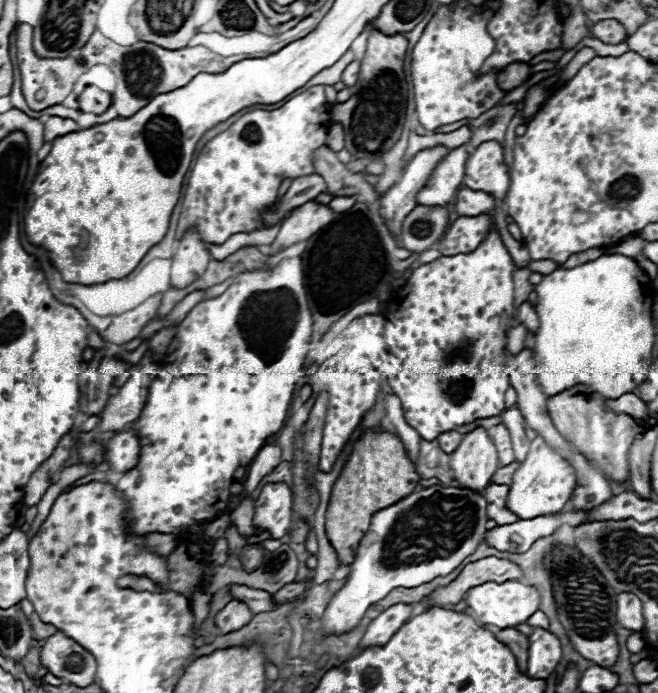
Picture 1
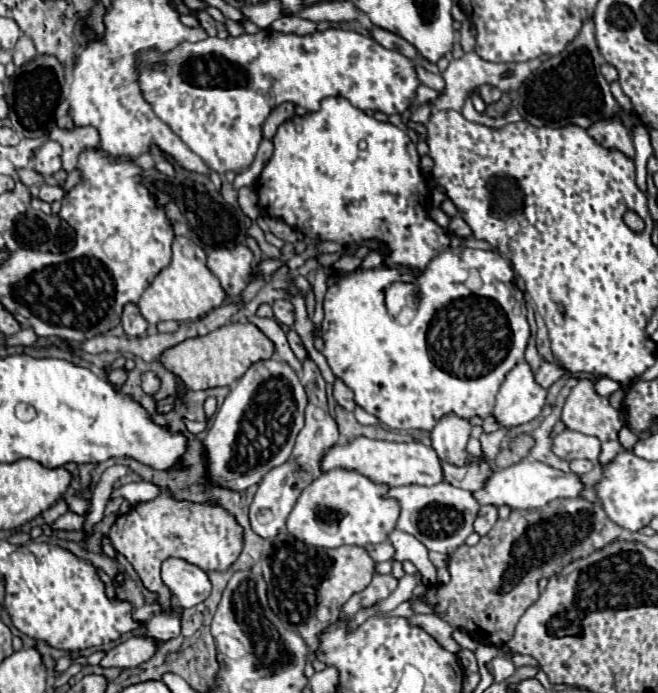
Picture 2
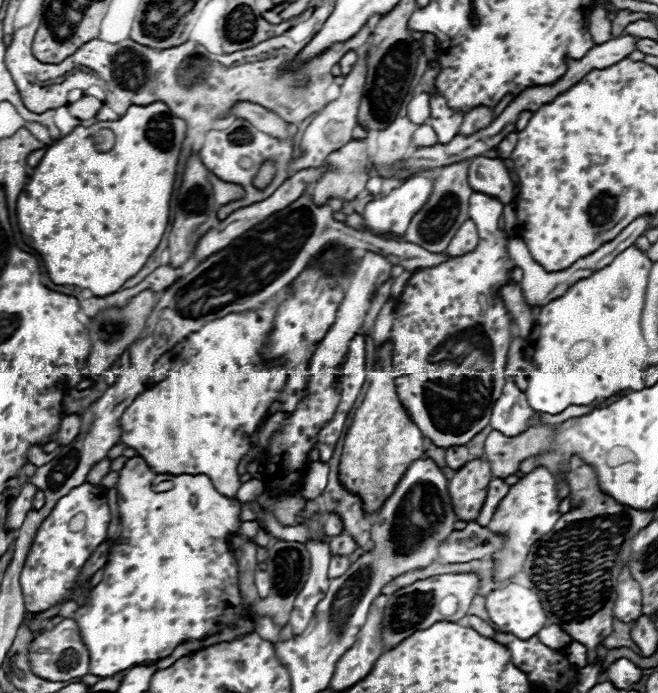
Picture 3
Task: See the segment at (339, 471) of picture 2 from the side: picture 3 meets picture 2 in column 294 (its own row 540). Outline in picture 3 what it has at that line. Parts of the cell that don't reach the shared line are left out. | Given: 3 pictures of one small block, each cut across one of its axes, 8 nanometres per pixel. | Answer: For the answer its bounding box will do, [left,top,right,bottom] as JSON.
[488,468,562,582]

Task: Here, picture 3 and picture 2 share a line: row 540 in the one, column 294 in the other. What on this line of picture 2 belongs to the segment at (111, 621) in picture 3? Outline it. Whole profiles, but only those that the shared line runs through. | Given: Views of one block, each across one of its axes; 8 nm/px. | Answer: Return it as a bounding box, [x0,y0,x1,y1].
[256,96,450,270]

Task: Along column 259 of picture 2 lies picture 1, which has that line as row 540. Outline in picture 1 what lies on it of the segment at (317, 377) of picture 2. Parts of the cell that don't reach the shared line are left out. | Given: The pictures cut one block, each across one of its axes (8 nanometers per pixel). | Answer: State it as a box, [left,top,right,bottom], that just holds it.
[484,512,586,552]

